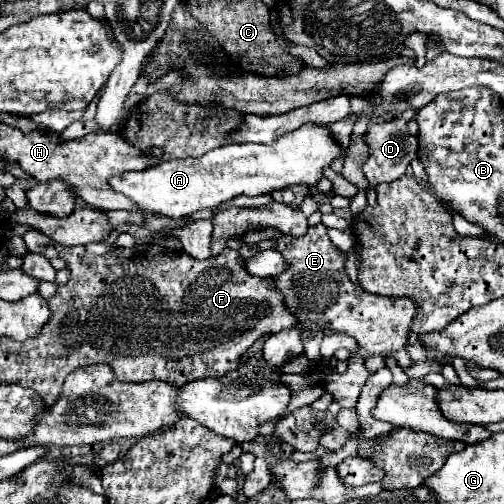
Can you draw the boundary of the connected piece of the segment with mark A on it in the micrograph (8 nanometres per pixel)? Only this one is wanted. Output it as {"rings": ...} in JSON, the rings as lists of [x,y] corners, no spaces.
{"rings":[[[304,124],[298,130],[282,134],[274,144],[230,144],[230,146],[220,146],[216,150],[206,152],[200,158],[184,158],[184,160],[168,160],[150,168],[144,168],[140,172],[128,172],[120,176],[112,176],[108,180],[108,186],[114,192],[122,192],[126,198],[130,198],[136,208],[144,214],[158,214],[166,216],[172,220],[190,216],[198,210],[210,210],[220,206],[222,202],[228,202],[240,194],[246,196],[258,196],[258,194],[270,194],[274,190],[292,186],[292,184],[308,184],[314,186],[322,178],[322,168],[330,166],[332,160],[336,160],[344,150],[336,144],[332,138],[328,126],[314,126],[314,124]]]}

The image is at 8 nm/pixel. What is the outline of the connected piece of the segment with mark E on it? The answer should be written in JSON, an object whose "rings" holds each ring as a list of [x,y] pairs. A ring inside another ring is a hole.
{"rings":[[[324,224],[310,226],[306,236],[274,238],[274,250],[286,260],[286,270],[274,276],[274,288],[284,296],[284,306],[304,328],[320,324],[322,330],[342,332],[352,336],[366,354],[386,356],[388,352],[402,350],[410,336],[410,324],[416,316],[416,304],[408,298],[386,298],[368,294],[350,280],[344,270],[346,254],[340,252],[328,238]]]}

